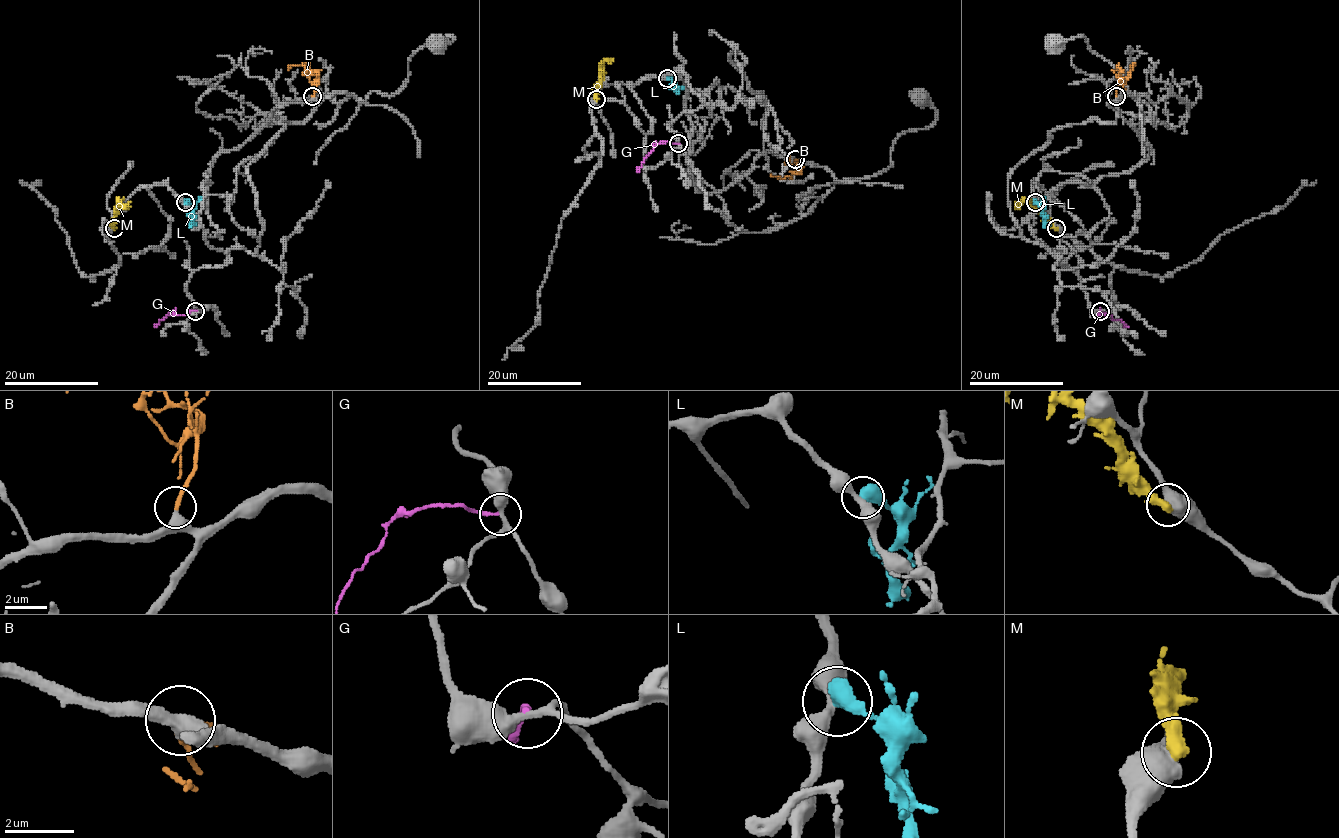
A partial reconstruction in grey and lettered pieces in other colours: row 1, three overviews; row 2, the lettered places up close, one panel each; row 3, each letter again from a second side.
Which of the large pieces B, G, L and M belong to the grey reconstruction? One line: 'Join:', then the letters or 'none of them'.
Join: B

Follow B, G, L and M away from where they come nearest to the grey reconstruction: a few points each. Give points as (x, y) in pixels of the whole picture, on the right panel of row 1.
B: (1115, 96), (1117, 83), (1130, 74), (1133, 63), (1131, 66)
G: (1100, 310), (1099, 315), (1101, 313), (1120, 320), (1128, 327)
L: (1034, 202), (1042, 207), (1044, 219), (1051, 226)
M: (1055, 228), (1028, 201), (1020, 201), (1014, 206)

